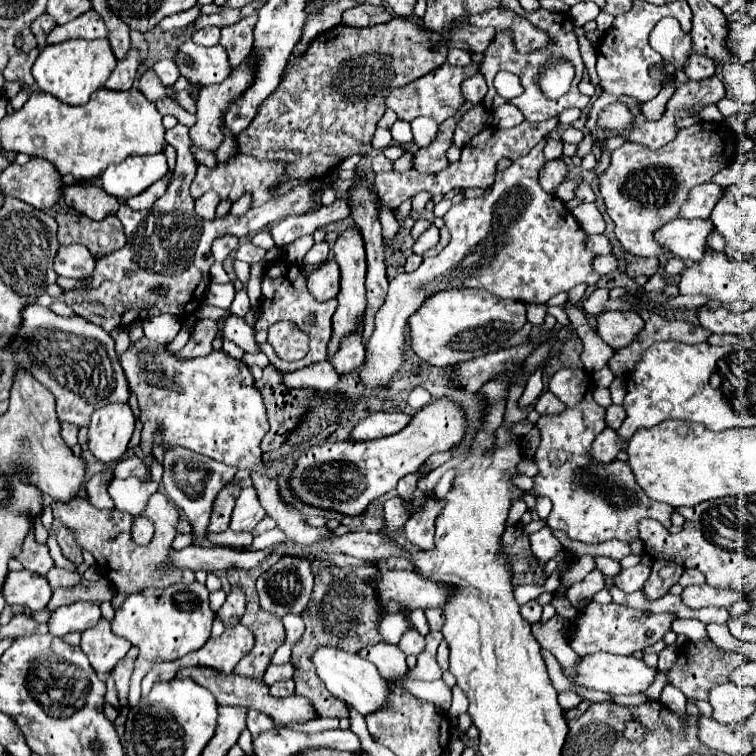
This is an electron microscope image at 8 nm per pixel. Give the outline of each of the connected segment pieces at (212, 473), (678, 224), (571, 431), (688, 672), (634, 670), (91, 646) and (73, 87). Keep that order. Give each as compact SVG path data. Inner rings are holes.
M185 448L167 450L163 468L165 468L163 484L165 484L169 498L185 512L185 516L193 528L193 534L197 538L205 538L209 516L211 516L211 504L213 504L215 496L219 494L219 490L235 478L237 468L231 468L227 464L219 464L207 456L199 456L195 452L185 450Z
M673 220L665 224L657 234L657 242L669 248L675 256L691 262L699 262L705 248L707 238L713 232L711 220Z
M563 368L563 370L553 374L553 378L549 382L549 391L565 404L565 410L559 412L559 414L543 414L537 422L537 428L541 432L541 442L539 442L539 448L533 456L533 460L539 466L539 474L533 478L533 482L535 482L535 494L537 496L547 496L553 502L553 510L547 518L547 526L559 528L559 530L567 532L569 538L581 540L581 542L587 542L587 544L599 544L599 542L605 542L605 540L611 540L611 538L629 542L631 538L637 536L637 522L641 518L655 518L666 529L671 528L673 508L663 504L663 502L657 502L657 500L653 502L643 492L643 488L639 488L639 484L637 484L637 480L631 472L631 466L627 462L613 460L609 464L599 464L597 460L593 460L591 444L593 444L595 436L599 432L603 432L603 428L605 428L605 408L597 406L593 396L591 396L593 394L591 376L581 368L575 368L575 370L573 368ZM583 472L589 472L597 478L589 484L579 484L579 474L583 474Z
M687 642L683 648L679 648L679 656L677 662L673 666L673 670L669 672L667 680L669 684L677 686L687 698L695 698L695 700L707 700L709 690L723 684L723 682L731 682L731 672L737 670L743 662L747 662L747 658L743 654L735 654L735 652L723 652L719 650L715 644L701 644L701 642Z
M597 652L593 656L585 656L579 658L579 666L575 672L565 670L577 684L599 690L599 692L607 692L607 694L643 694L647 692L647 688L651 686L651 680L655 680L657 668L645 666L643 660L635 658L635 656L615 656L615 654L607 654L607 652Z
M101 618L93 630L85 630L81 634L81 650L87 654L99 676L113 670L115 664L129 652L129 648L131 642L115 636L105 618Z
M107 38L99 40L67 40L61 44L49 44L33 64L33 78L43 92L53 94L65 104L87 104L91 94L97 92L107 76L115 70L115 54Z

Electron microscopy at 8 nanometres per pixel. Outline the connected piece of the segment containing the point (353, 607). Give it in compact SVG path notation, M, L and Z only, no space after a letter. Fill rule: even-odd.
M327 566L315 574L315 590L311 596L311 604L303 612L305 634L303 634L301 642L293 648L291 660L295 664L295 676L293 676L293 680L297 684L295 694L311 700L315 712L319 712L321 718L345 718L347 706L339 698L331 696L331 692L327 692L325 684L315 674L315 668L311 666L309 658L311 658L313 650L323 644L331 644L335 648L343 648L349 652L359 652L361 648L377 644L381 640L379 634L375 632L375 626L381 620L379 618L381 614L375 604L375 592L369 586L375 572L377 572L375 568L359 570L359 568Z

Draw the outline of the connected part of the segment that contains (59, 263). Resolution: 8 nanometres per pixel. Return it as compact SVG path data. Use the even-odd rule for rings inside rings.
M61 246L55 260L55 272L65 278L89 278L95 270L95 258L83 246Z

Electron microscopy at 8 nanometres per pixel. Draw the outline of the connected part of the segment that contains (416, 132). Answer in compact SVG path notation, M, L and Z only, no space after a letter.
M415 118L411 122L413 128L413 142L419 148L425 148L427 144L431 144L431 140L435 138L437 132L437 122L435 120L427 120L427 118Z

